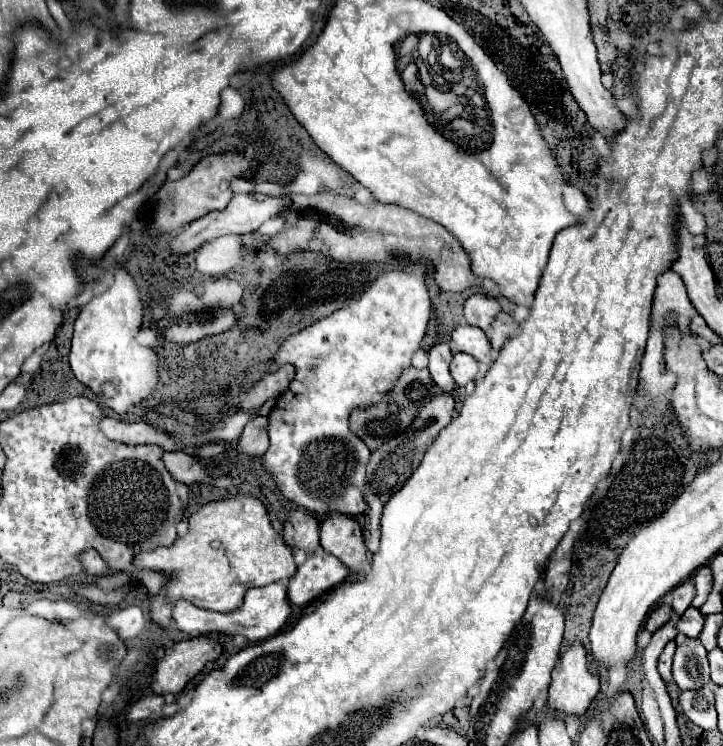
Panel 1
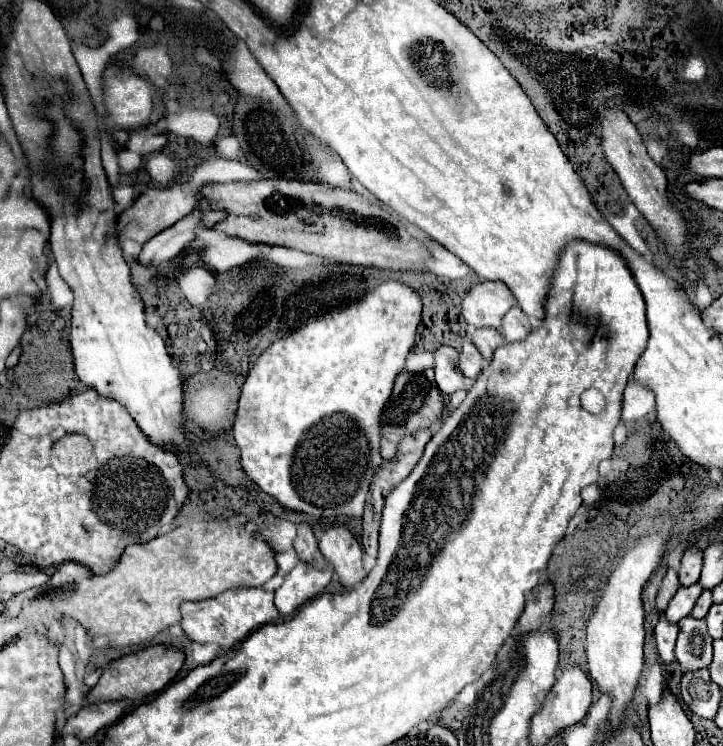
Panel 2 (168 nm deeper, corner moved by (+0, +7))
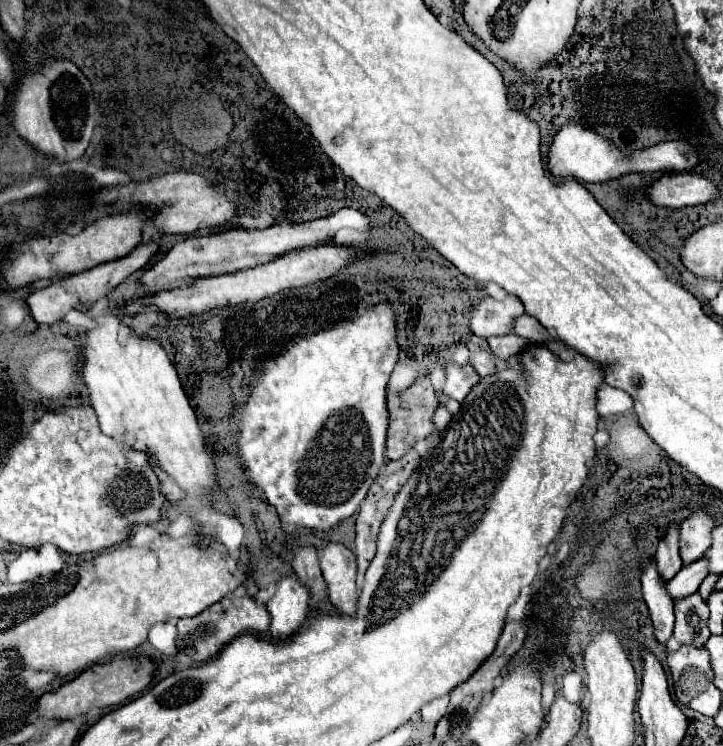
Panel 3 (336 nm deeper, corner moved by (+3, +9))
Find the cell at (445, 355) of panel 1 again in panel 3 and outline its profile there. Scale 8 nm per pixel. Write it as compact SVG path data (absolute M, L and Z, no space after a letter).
M448 365L446 367L446 385L444 385L444 395L464 401L464 397L472 391L472 387L480 381L480 375L470 367L458 367L458 365Z

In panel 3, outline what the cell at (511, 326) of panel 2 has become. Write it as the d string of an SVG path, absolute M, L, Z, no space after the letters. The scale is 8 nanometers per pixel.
M522 315L520 319L516 319L514 333L532 341L532 343L536 343L536 345L544 345L544 343L552 341L552 335L540 325L538 319L534 319L530 315Z

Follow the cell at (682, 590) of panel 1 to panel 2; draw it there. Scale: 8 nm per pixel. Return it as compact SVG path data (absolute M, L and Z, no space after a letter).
M689 547L683 553L683 559L681 559L681 569L679 569L679 583L681 583L681 587L689 587L689 585L695 585L699 581L701 565L703 565L701 549Z

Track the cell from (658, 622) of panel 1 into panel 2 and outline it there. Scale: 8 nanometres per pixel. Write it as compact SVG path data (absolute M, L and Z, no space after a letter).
M673 569L667 571L667 575L663 577L663 583L659 587L659 593L657 593L657 611L665 611L667 609L667 603L671 601L671 597L677 593L679 589L679 579L677 579L677 573Z

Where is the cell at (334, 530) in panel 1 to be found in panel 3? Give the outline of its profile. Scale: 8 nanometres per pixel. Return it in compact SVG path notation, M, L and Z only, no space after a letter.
M328 543L322 551L318 551L320 569L328 583L328 595L332 605L344 613L356 615L356 559L354 553L340 545Z

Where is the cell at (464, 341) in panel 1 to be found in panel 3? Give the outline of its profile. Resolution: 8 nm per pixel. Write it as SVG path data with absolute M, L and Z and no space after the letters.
M508 333L504 337L490 337L488 345L490 345L492 353L496 353L498 359L508 361L510 357L522 353L530 345L530 341L526 341L524 337L516 337L514 333Z

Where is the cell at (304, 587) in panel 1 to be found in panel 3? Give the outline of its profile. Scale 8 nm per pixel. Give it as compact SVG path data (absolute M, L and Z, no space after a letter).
M284 577L278 583L276 595L266 603L270 613L270 635L286 639L300 629L308 613L308 589L296 577Z

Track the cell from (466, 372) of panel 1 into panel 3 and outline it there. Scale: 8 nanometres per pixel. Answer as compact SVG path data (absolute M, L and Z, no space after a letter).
M470 337L468 341L468 349L472 353L472 367L476 369L476 373L480 377L488 377L492 373L496 373L496 357L488 347L488 341L482 337Z

